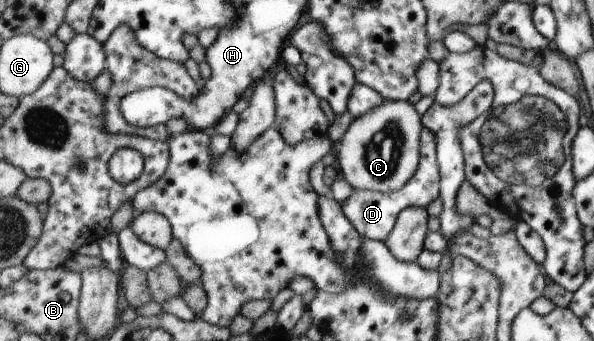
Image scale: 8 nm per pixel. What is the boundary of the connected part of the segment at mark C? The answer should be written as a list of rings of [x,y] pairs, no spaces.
[[[381,100],[378,108],[354,118],[338,141],[338,176],[353,190],[379,193],[398,190],[417,169],[422,126],[420,116],[407,100]]]

